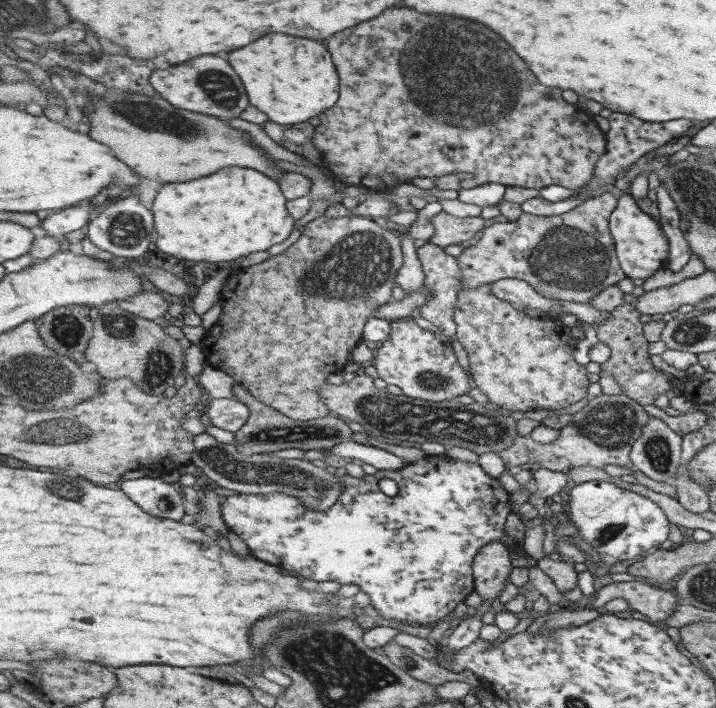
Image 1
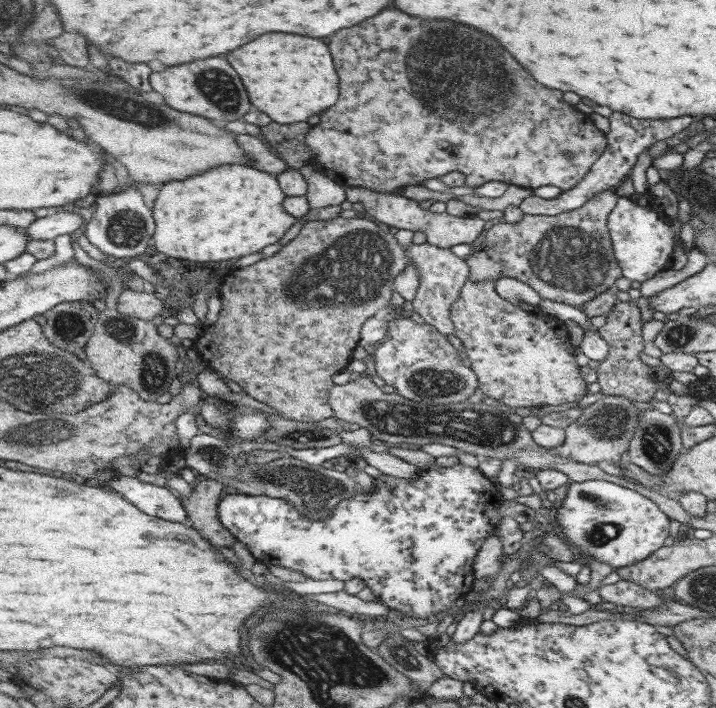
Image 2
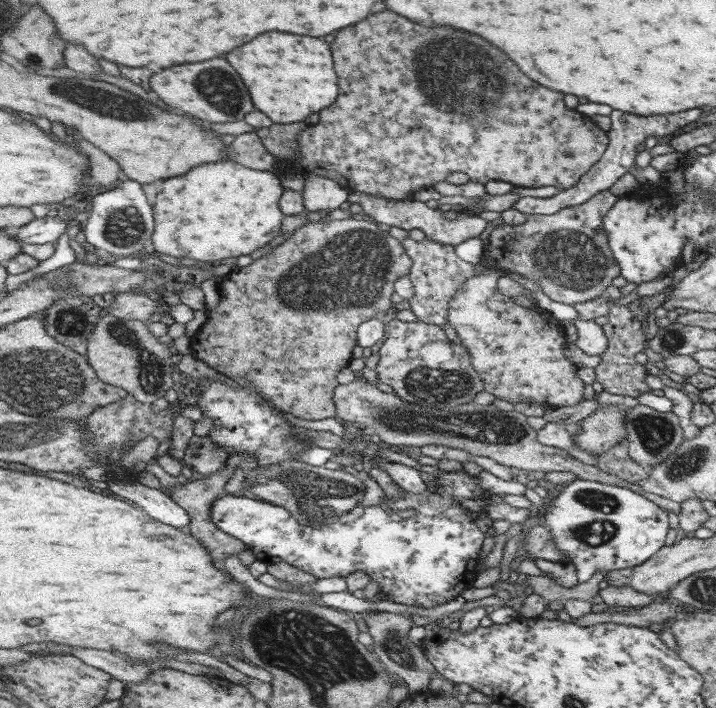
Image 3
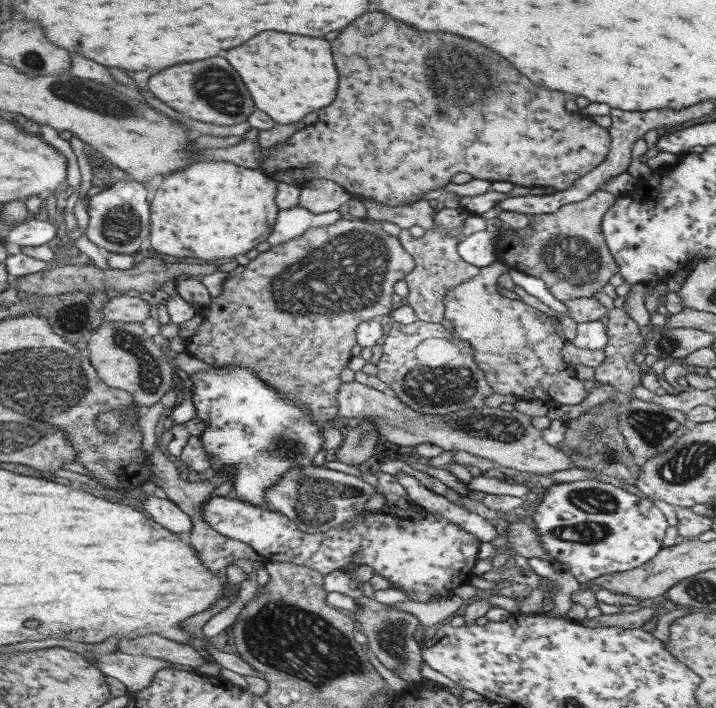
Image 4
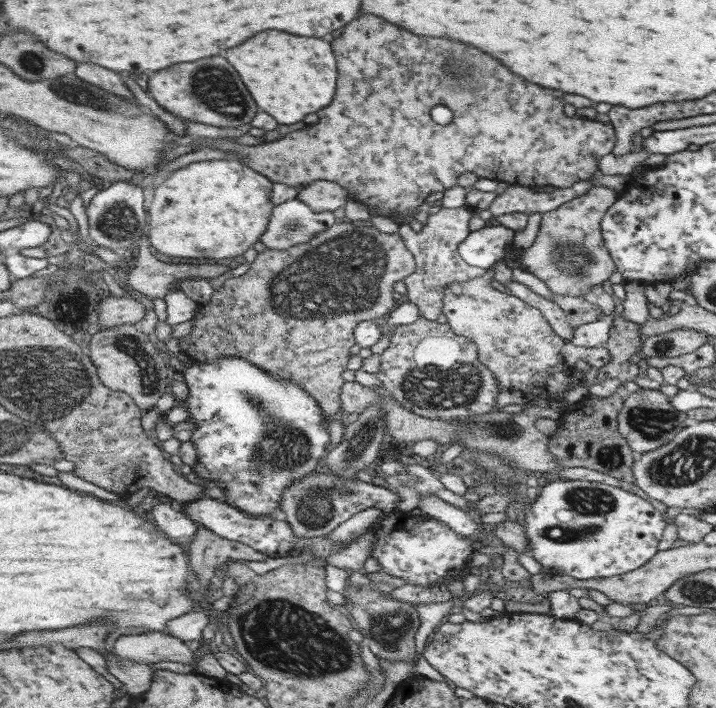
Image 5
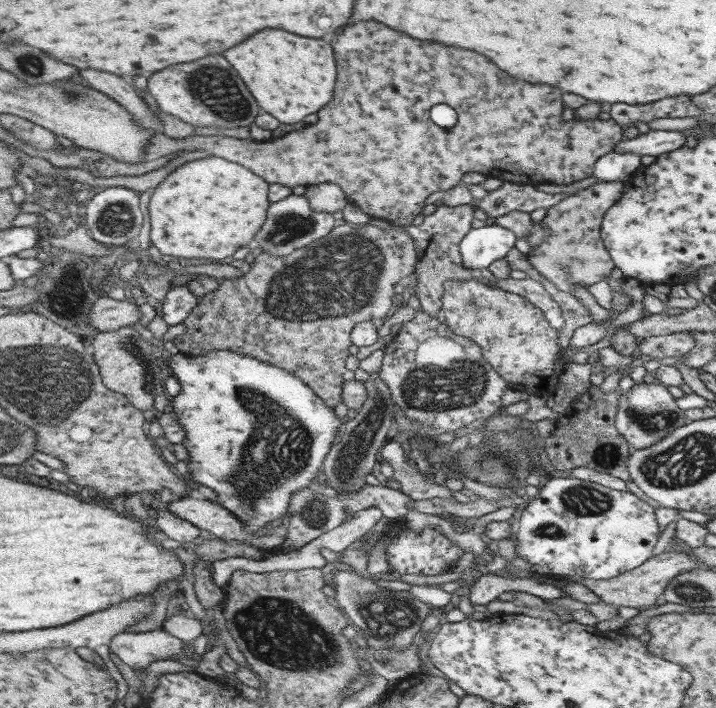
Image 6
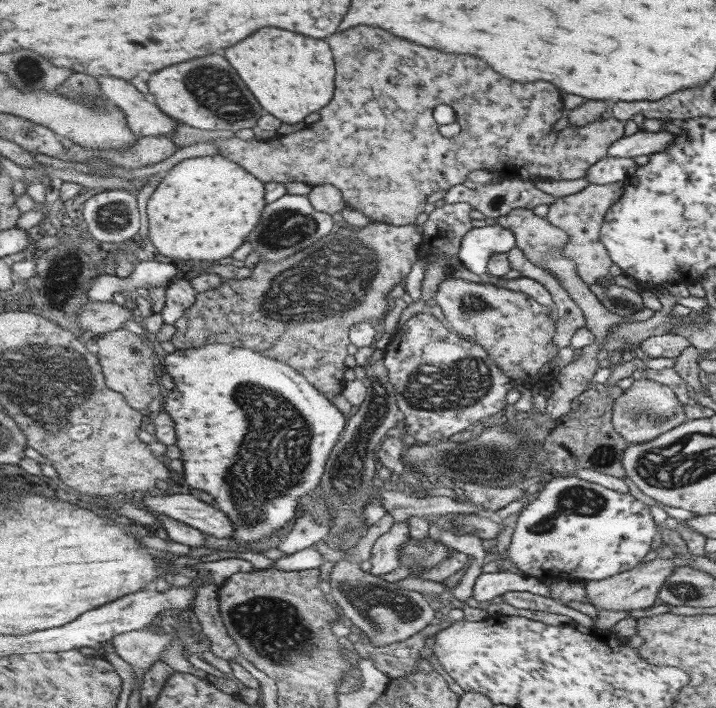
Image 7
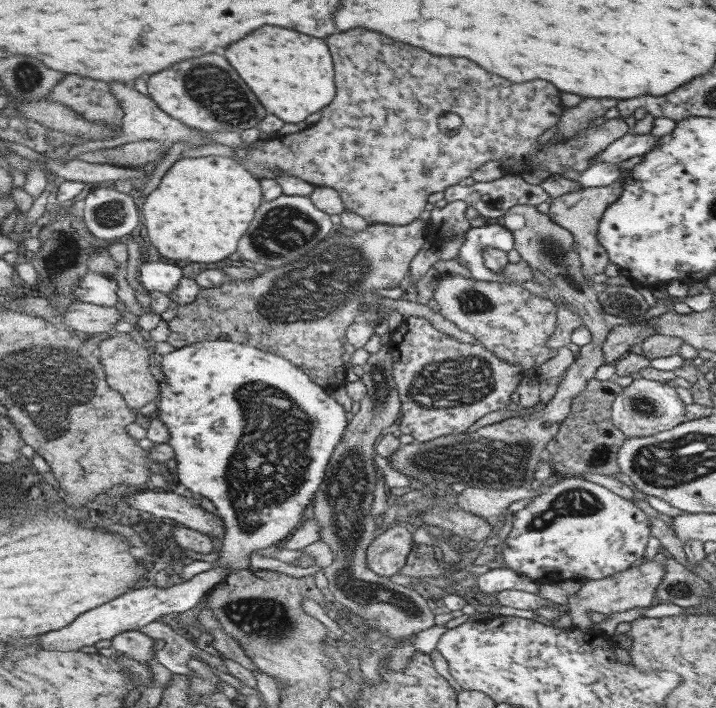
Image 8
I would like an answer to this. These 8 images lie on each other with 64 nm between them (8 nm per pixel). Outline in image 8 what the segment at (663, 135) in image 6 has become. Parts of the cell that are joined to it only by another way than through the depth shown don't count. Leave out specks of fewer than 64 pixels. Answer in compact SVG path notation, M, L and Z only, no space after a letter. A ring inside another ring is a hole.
M631 131L617 141L607 145L601 153L593 158L591 164L595 163L619 163L627 161L631 156L643 156L649 152L657 142L657 137L653 137L651 133L632 135Z

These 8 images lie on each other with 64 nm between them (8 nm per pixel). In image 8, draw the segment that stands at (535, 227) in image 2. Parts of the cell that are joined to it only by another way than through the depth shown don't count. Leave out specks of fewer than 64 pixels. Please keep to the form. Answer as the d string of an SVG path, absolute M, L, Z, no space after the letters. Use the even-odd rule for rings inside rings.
M615 181L607 186L582 187L580 191L568 192L555 198L551 204L550 216L552 220L555 220L559 226L563 226L571 231L576 243L575 252L579 256L581 270L585 278L599 279L605 264L612 263L609 262L609 256L607 256L605 248L599 244L597 230L599 220L603 220L603 211L609 204L618 201L621 194L622 183Z

